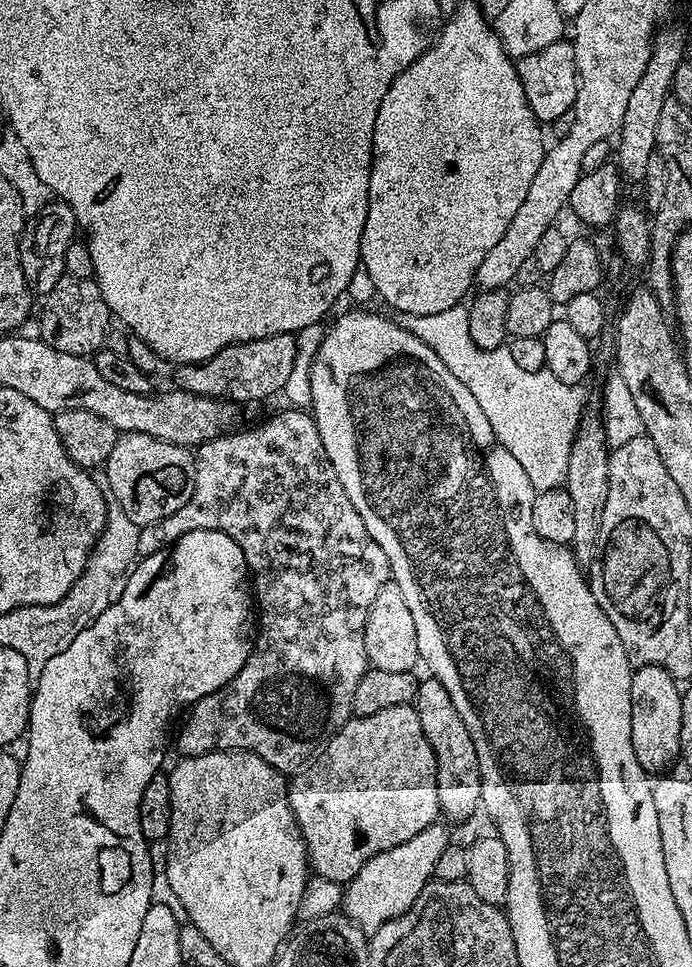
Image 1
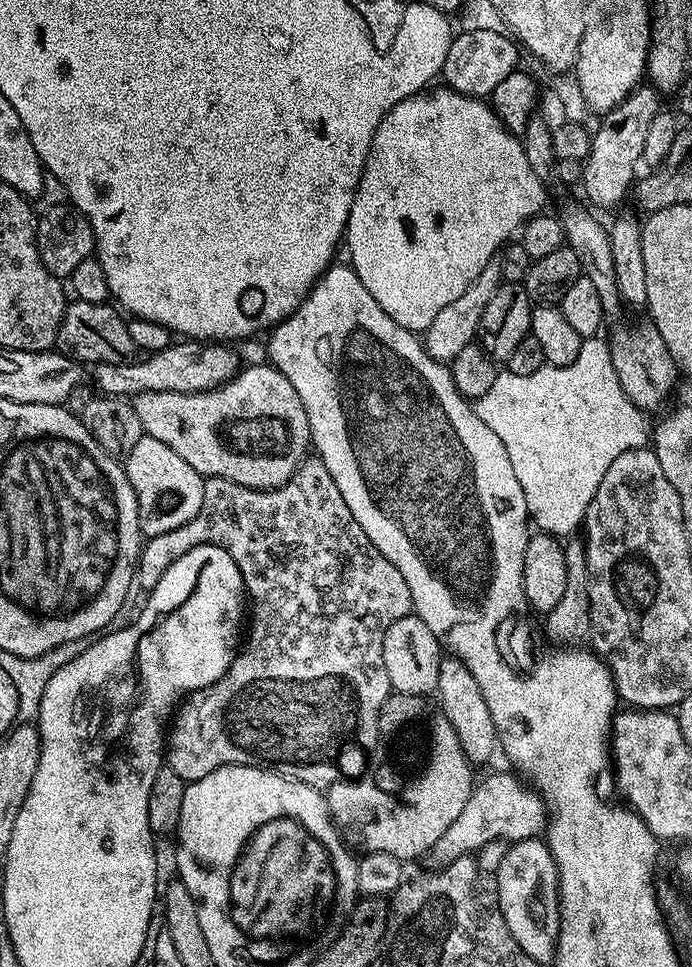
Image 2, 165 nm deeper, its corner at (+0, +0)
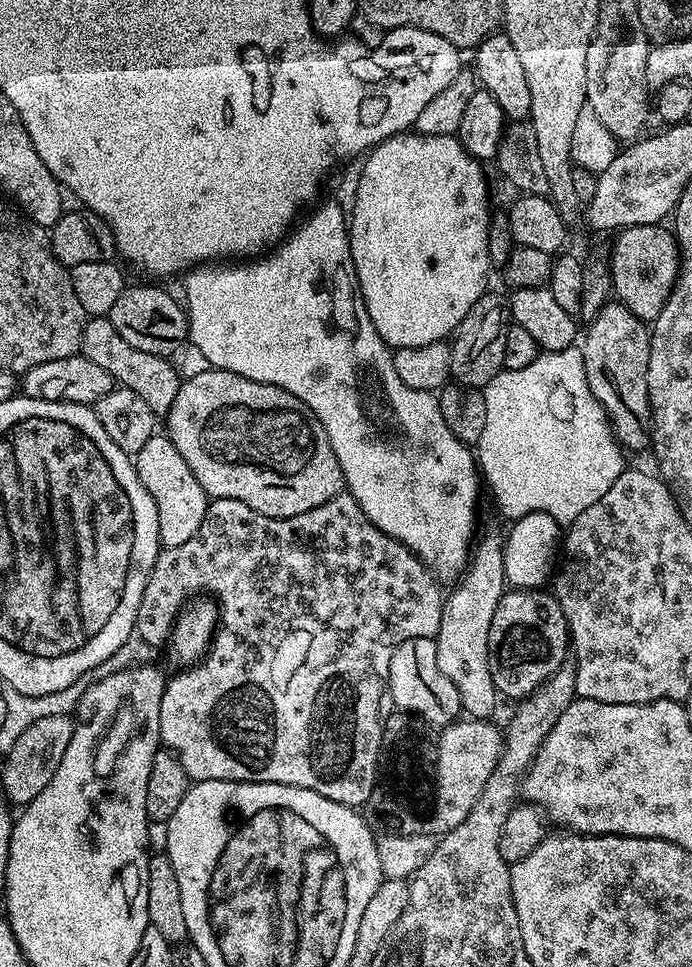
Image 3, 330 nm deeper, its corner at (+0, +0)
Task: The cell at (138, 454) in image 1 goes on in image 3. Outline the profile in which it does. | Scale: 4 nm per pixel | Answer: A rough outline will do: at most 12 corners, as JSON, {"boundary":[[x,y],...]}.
{"boundary":[[164,434],[134,463],[161,545],[194,538],[210,498]]}

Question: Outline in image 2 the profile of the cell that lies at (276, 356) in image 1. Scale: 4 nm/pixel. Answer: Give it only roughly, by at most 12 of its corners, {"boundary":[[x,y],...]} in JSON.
{"boundary":[[191,338],[147,358],[91,369],[99,391],[205,392],[242,361],[220,342]]}

